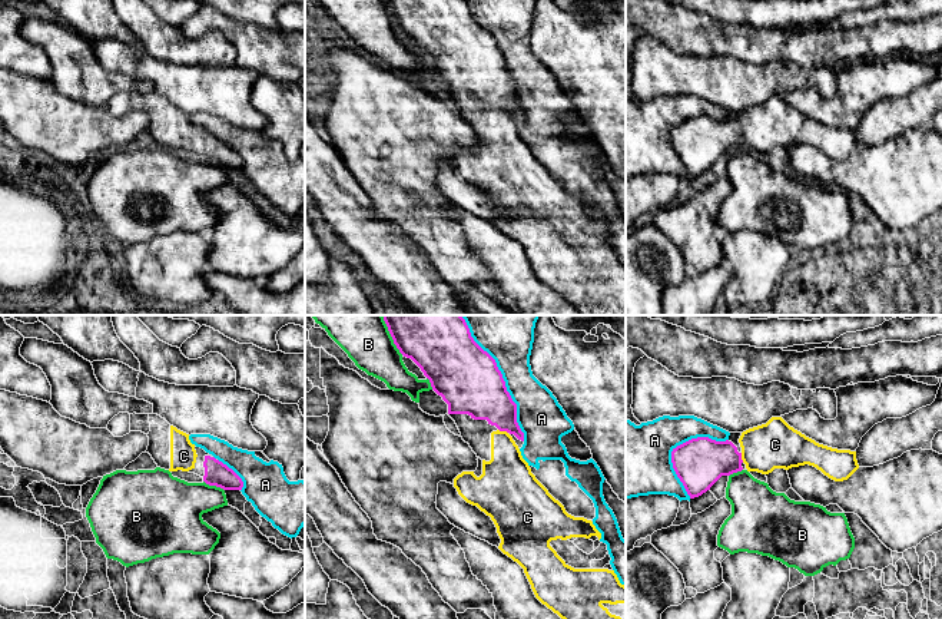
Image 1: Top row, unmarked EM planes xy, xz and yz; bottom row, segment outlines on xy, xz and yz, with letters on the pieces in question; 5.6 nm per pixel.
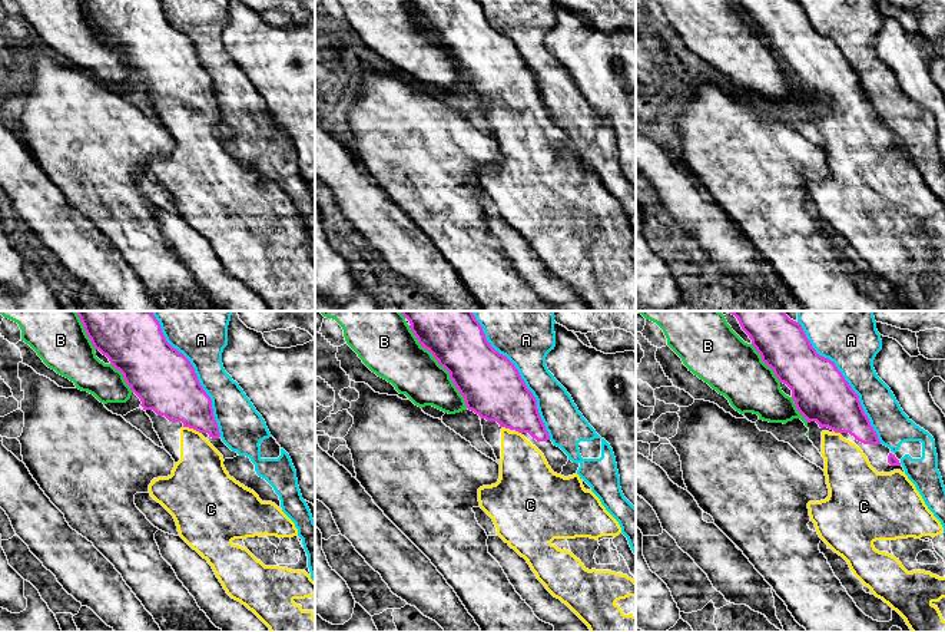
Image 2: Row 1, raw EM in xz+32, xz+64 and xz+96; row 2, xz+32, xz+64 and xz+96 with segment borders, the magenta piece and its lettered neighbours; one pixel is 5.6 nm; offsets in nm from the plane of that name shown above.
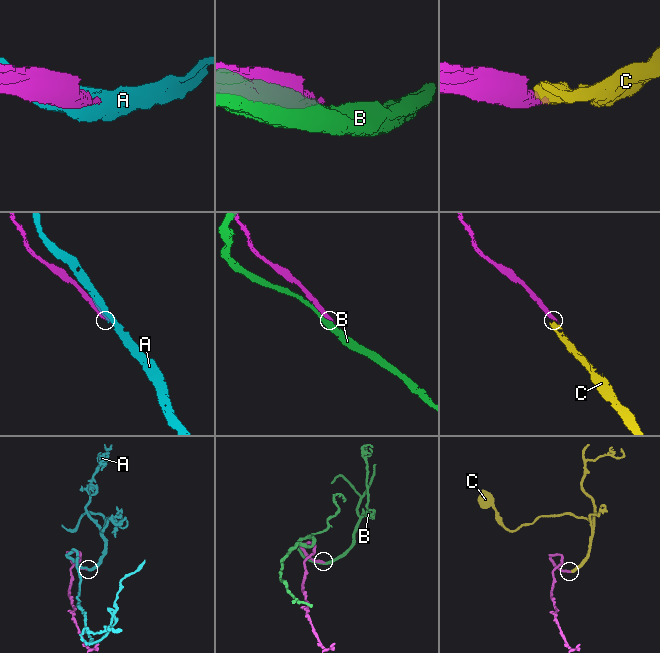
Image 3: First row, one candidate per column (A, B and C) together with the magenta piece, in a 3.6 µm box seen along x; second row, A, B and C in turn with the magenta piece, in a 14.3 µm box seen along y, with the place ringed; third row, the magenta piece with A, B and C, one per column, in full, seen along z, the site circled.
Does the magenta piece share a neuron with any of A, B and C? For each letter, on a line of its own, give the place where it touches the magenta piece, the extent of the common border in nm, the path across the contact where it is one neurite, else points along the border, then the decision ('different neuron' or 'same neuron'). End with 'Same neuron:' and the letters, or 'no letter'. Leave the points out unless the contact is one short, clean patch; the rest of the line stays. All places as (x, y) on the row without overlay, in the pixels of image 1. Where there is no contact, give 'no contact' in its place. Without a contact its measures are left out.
A: contact xz (504, 60); length 750 nm; different neuron
B: contact xy (214, 164); length 130 nm; different neuron
C: contact xz (503, 109); length 60 nm; same neuron
Same neuron: C

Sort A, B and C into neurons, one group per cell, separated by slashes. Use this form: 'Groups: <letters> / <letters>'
Groups: A / B / C

